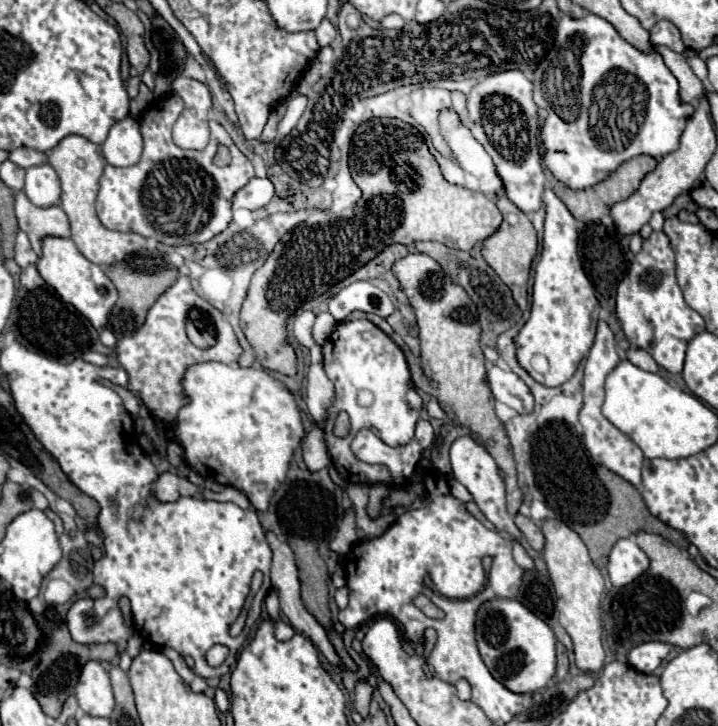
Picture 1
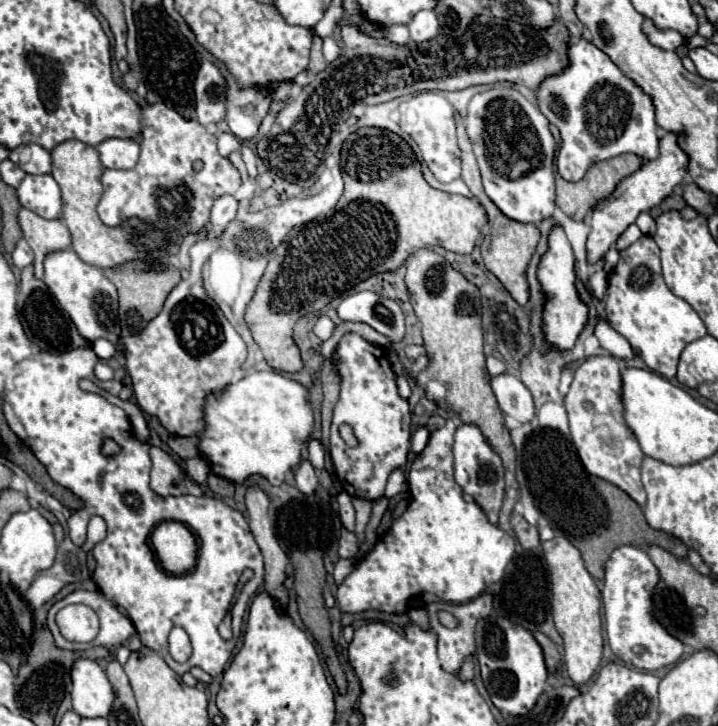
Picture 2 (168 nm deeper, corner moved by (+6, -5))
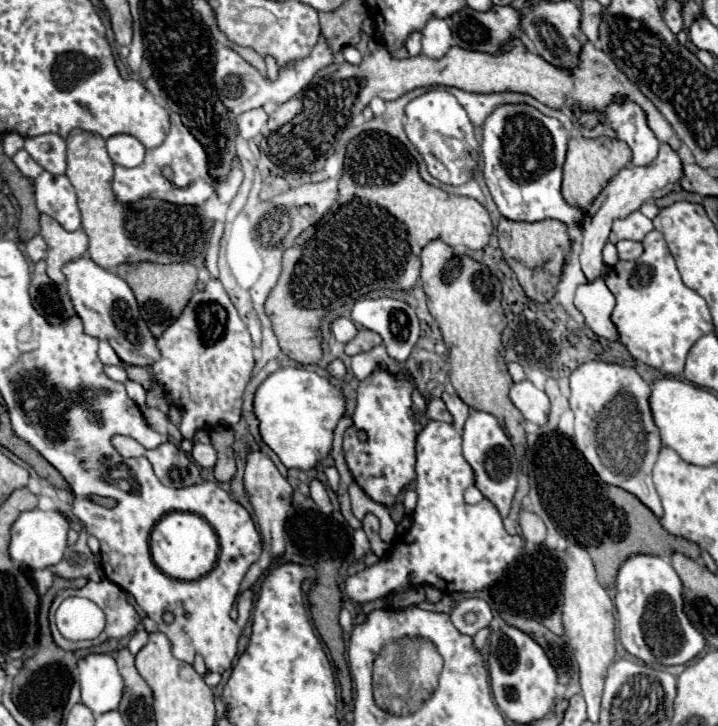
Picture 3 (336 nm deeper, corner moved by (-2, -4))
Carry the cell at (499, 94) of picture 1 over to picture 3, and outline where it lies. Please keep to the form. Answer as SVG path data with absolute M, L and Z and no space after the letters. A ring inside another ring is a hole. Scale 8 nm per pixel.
M503 104L499 106L483 124L483 174L485 184L497 204L499 212L507 220L523 220L523 222L539 222L545 218L555 218L565 222L569 228L579 226L583 212L575 206L569 206L561 196L561 166L565 162L567 152L567 134L559 120L549 118L527 104Z

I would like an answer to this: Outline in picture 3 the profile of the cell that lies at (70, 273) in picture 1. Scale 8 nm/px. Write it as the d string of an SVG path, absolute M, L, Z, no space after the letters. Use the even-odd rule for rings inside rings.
M85 256L67 262L63 266L63 274L67 276L74 310L81 316L87 334L99 340L107 340L121 362L131 366L151 366L161 358L161 352L157 352L157 338L151 334L147 322L141 318L133 290L123 278L97 266L91 258Z

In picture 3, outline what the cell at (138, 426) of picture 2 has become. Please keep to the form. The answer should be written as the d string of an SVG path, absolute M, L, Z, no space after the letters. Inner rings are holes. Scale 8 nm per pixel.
M143 408L143 416L145 420L149 422L149 426L153 430L157 430L159 434L165 434L165 436L171 436L175 440L181 440L181 434L179 434L179 428L169 420L169 416L165 412L161 412L159 408Z

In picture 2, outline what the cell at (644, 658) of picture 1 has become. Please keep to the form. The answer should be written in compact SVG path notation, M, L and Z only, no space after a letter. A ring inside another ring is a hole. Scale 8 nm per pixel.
M633 545L617 547L605 565L605 587L601 595L605 605L605 629L611 651L625 663L643 671L657 671L675 663L683 655L683 643L669 635L665 627L653 619L651 593L657 581L657 567L651 563L643 549Z

